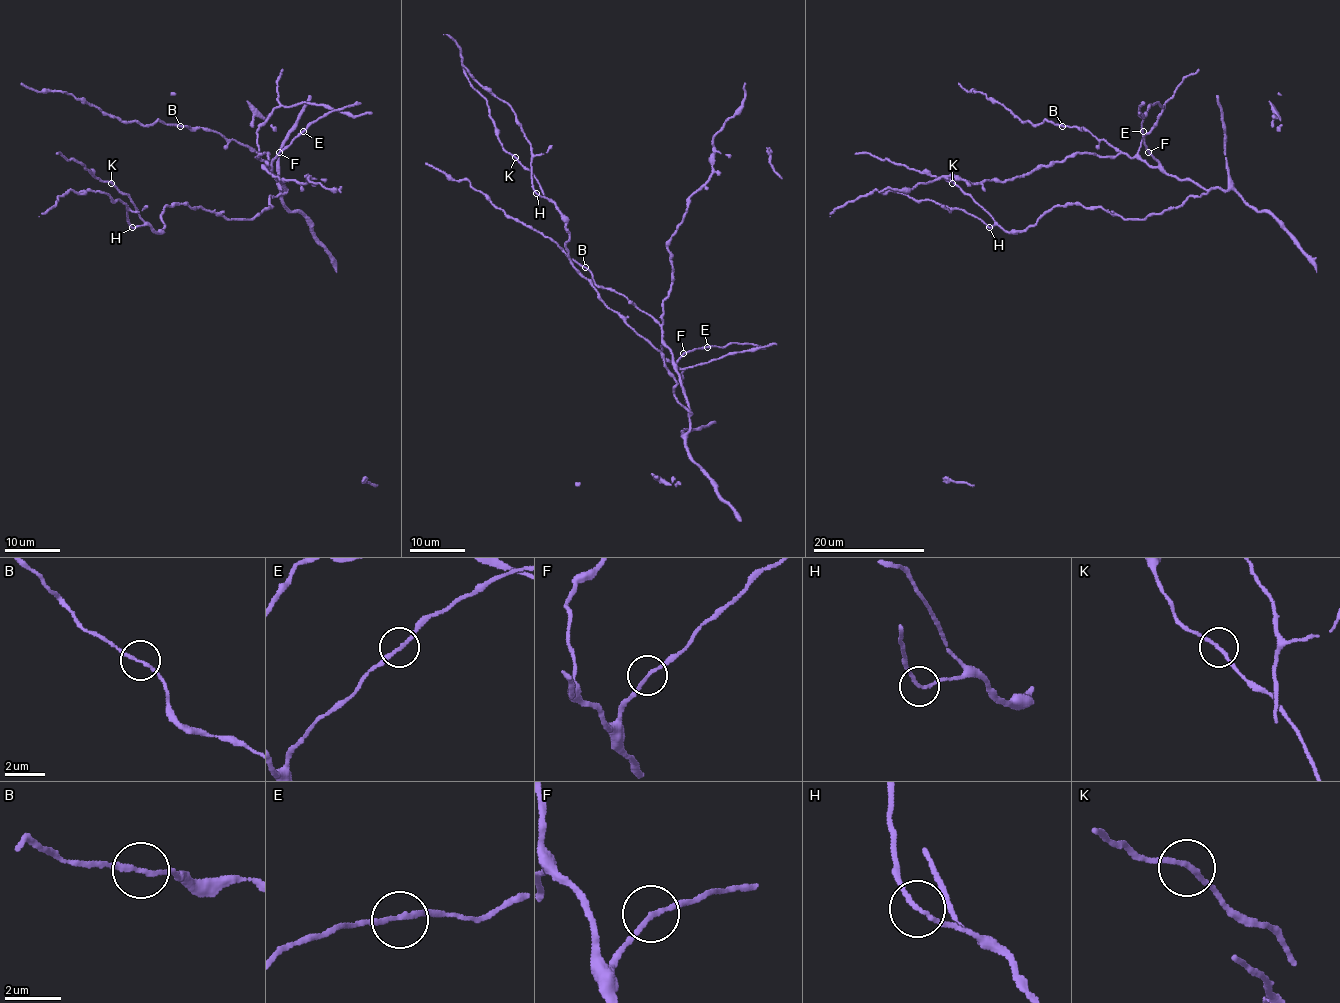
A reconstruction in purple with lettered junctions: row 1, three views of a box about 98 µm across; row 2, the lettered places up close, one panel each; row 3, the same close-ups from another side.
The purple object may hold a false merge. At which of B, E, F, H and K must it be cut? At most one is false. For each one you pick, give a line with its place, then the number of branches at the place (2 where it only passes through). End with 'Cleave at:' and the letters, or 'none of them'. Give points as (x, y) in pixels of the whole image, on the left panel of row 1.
Cleave at: none of them

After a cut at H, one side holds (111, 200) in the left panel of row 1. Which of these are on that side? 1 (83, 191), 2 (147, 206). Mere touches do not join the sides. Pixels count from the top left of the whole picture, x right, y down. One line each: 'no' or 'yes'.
1: yes
2: yes

